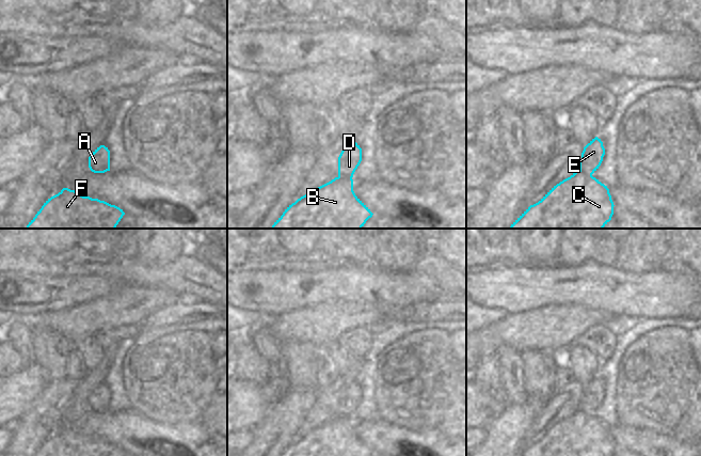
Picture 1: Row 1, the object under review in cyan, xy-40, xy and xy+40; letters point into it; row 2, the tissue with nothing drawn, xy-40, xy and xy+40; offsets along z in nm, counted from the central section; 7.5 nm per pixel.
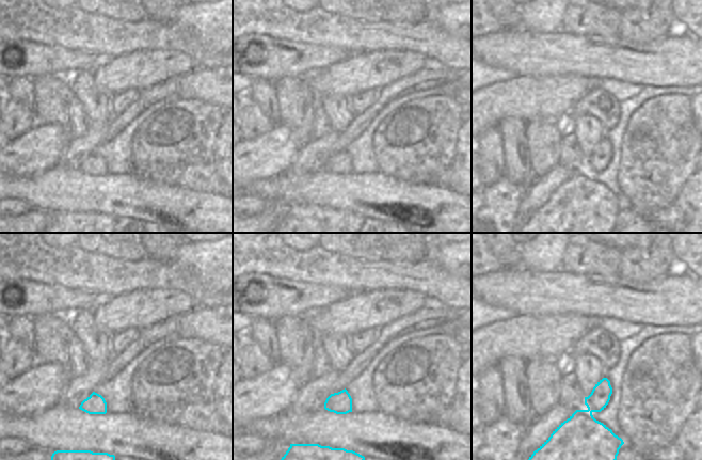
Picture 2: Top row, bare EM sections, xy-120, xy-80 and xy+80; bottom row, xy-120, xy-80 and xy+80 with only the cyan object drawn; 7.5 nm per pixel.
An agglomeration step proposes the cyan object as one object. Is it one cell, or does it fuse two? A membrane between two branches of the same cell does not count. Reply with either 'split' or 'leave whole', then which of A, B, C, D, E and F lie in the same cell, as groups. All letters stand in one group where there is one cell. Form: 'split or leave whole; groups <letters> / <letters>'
leave whole; groups A B C D E F

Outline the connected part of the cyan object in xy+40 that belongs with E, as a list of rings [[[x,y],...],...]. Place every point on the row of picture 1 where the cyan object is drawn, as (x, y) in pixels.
[[[595,137],[584,147],[579,170],[554,186],[538,203],[530,205],[509,229],[603,229],[611,220],[615,205],[607,186],[592,174],[601,166],[604,155],[603,142]]]

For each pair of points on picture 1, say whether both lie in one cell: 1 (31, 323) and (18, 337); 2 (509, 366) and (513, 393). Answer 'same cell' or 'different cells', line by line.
1: different cells
2: same cell

